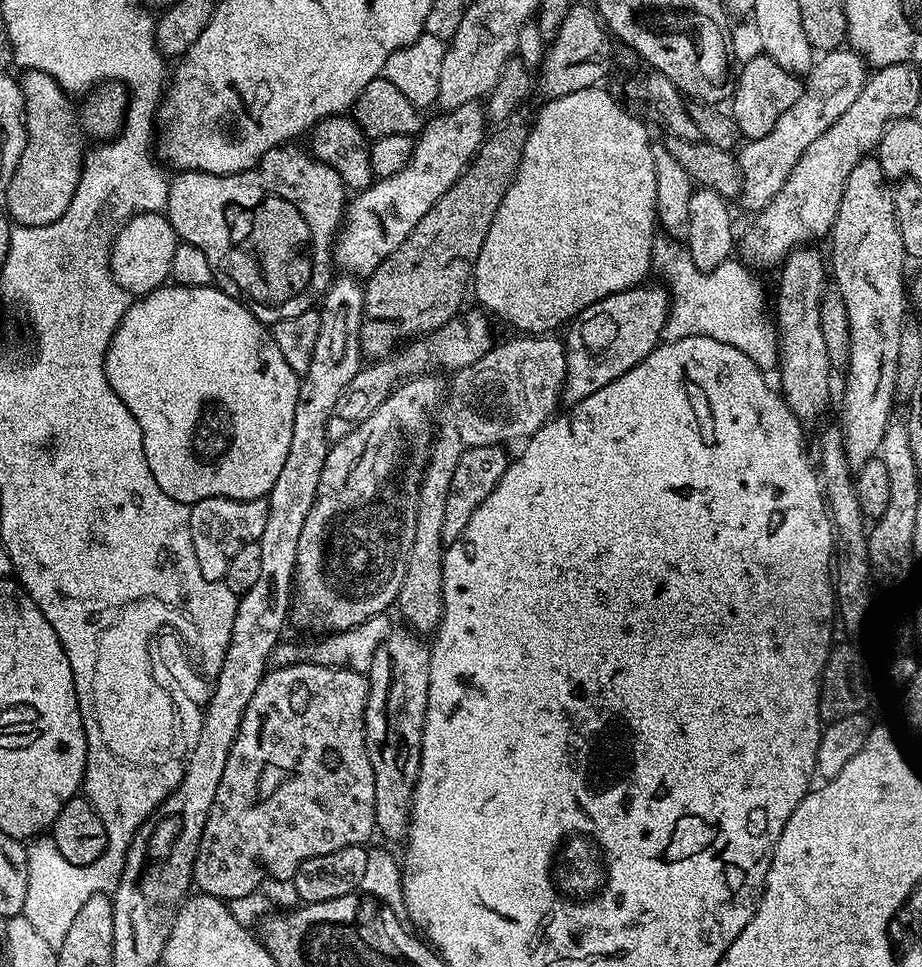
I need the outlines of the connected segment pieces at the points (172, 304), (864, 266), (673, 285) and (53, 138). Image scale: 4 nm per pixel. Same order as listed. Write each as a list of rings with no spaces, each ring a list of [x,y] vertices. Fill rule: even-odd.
[[[169,283],[167,286],[155,288],[147,296],[133,299],[129,303],[108,347],[104,369],[114,394],[118,394],[122,402],[126,402],[126,410],[130,410],[138,426],[142,426],[142,446],[146,450],[150,474],[154,474],[154,482],[158,482],[158,486],[162,486],[162,490],[166,490],[170,498],[191,506],[215,496],[234,500],[267,497],[286,462],[286,454],[290,454],[290,434],[294,434],[294,406],[298,402],[301,377],[294,370],[290,370],[286,358],[282,358],[269,325],[255,316],[245,304],[240,304],[230,294],[215,286],[182,286]]]
[[[879,159],[859,160],[844,180],[842,206],[838,206],[838,218],[830,233],[832,240],[832,260],[830,256],[830,276],[834,287],[846,302],[846,318],[850,318],[850,354],[844,376],[844,401],[840,404],[838,427],[844,436],[844,449],[849,468],[855,470],[879,453],[882,434],[890,423],[892,399],[898,396],[896,371],[898,370],[898,340],[900,329],[904,327],[904,296],[906,300],[906,280],[904,284],[904,247],[902,234],[898,230],[898,218],[894,210],[893,185],[885,176]]]
[[[665,234],[657,235],[652,246],[652,262],[658,268],[660,264],[661,274],[668,279],[666,287],[670,293],[670,303],[664,340],[691,336],[714,338],[742,350],[748,361],[765,374],[777,367],[778,332],[773,321],[769,317],[767,320],[760,309],[760,303],[764,300],[764,288],[756,281],[752,273],[755,271],[747,263],[731,258],[722,262],[717,269],[700,272],[691,260],[687,243]]]
[[[27,69],[19,77],[18,83],[21,92],[24,95],[24,124],[27,127],[27,142],[23,148],[22,158],[19,159],[18,170],[10,180],[4,199],[5,211],[9,219],[18,226],[46,226],[62,218],[70,202],[73,201],[74,190],[80,181],[80,172],[83,168],[84,145],[82,142],[86,134],[98,142],[107,142],[115,139],[124,125],[124,116],[128,108],[128,90],[127,85],[120,81],[107,81],[104,85],[97,87],[92,93],[89,93],[82,106],[76,110],[69,101],[69,95],[49,75],[42,71]]]

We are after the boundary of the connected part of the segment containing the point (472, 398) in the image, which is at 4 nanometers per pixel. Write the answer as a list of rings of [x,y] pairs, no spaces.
[[[520,334],[515,338],[517,340],[508,340],[505,344],[497,343],[482,358],[478,358],[478,362],[459,369],[453,375],[456,377],[452,384],[450,380],[450,419],[458,426],[460,441],[469,448],[491,444],[504,446],[507,440],[523,442],[553,419],[556,403],[561,403],[568,353],[565,341],[561,337],[559,340],[556,334]]]

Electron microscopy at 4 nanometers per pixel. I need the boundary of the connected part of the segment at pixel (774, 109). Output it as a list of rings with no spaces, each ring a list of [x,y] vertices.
[[[759,55],[743,61],[739,65],[740,77],[735,77],[734,87],[730,92],[730,113],[737,123],[739,135],[745,141],[757,140],[770,130],[774,130],[774,122],[798,102],[802,80],[795,72],[787,72],[778,62],[774,62],[769,56]]]

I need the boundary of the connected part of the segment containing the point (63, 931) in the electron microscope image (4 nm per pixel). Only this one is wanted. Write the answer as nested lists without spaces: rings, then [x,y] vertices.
[[[41,834],[27,845],[26,854],[26,902],[22,915],[30,920],[38,930],[40,937],[54,949],[60,948],[66,938],[74,918],[78,918],[78,910],[90,902],[90,898],[113,891],[123,872],[120,864],[120,852],[112,848],[112,852],[104,852],[97,860],[81,868],[75,868],[62,854],[58,854],[58,846],[53,844],[51,835]]]

